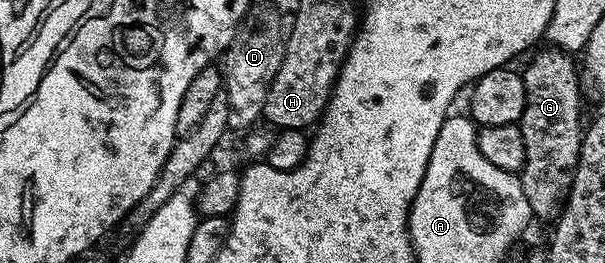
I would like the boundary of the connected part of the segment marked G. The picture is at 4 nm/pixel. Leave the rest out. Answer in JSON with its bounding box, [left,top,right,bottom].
[518,49,586,220]

